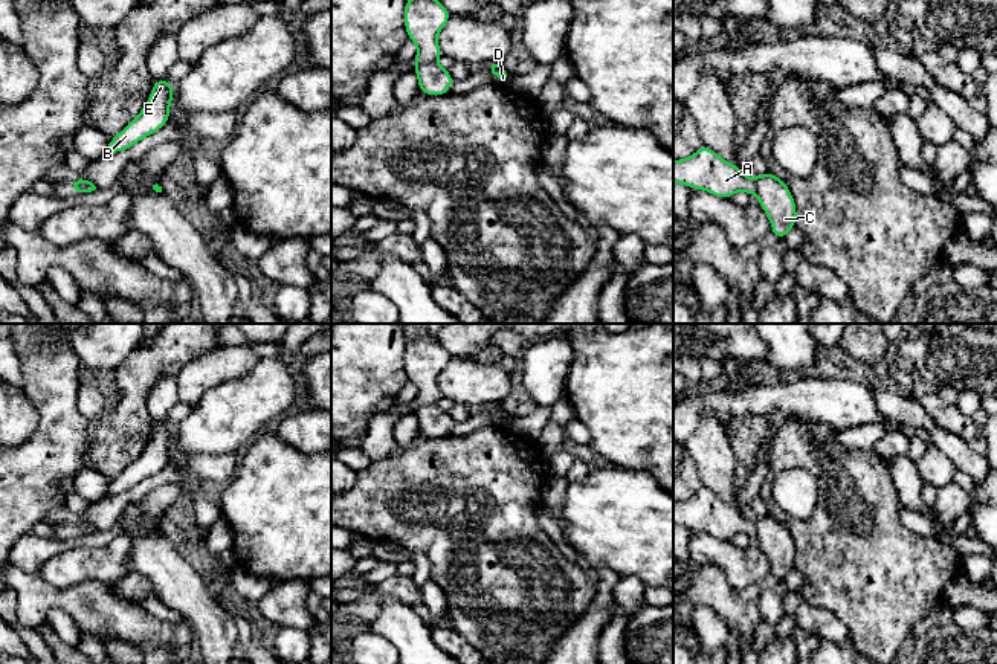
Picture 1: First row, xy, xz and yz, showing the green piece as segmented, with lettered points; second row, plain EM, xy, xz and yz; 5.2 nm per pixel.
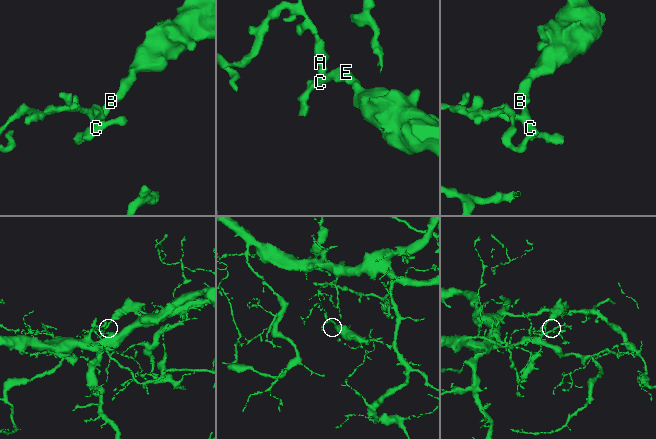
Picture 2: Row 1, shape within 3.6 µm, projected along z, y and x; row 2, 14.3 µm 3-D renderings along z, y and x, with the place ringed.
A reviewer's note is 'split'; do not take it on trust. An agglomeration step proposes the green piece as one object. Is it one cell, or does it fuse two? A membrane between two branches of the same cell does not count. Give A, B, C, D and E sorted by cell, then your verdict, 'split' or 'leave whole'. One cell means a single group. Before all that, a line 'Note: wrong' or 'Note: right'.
Note: right
A / B C D E; split

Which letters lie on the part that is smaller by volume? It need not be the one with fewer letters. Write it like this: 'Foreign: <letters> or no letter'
Foreign: B, C, D, E

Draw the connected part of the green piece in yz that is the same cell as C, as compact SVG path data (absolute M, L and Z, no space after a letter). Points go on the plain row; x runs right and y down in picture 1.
M766 513L756 519L756 536L759 537L759 548L771 563L771 574L777 582L785 582L785 577L795 569L797 562L797 551L791 533L782 521Z

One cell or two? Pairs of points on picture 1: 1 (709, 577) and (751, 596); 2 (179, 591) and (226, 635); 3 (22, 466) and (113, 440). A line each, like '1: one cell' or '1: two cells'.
1: one cell
2: one cell
3: two cells

